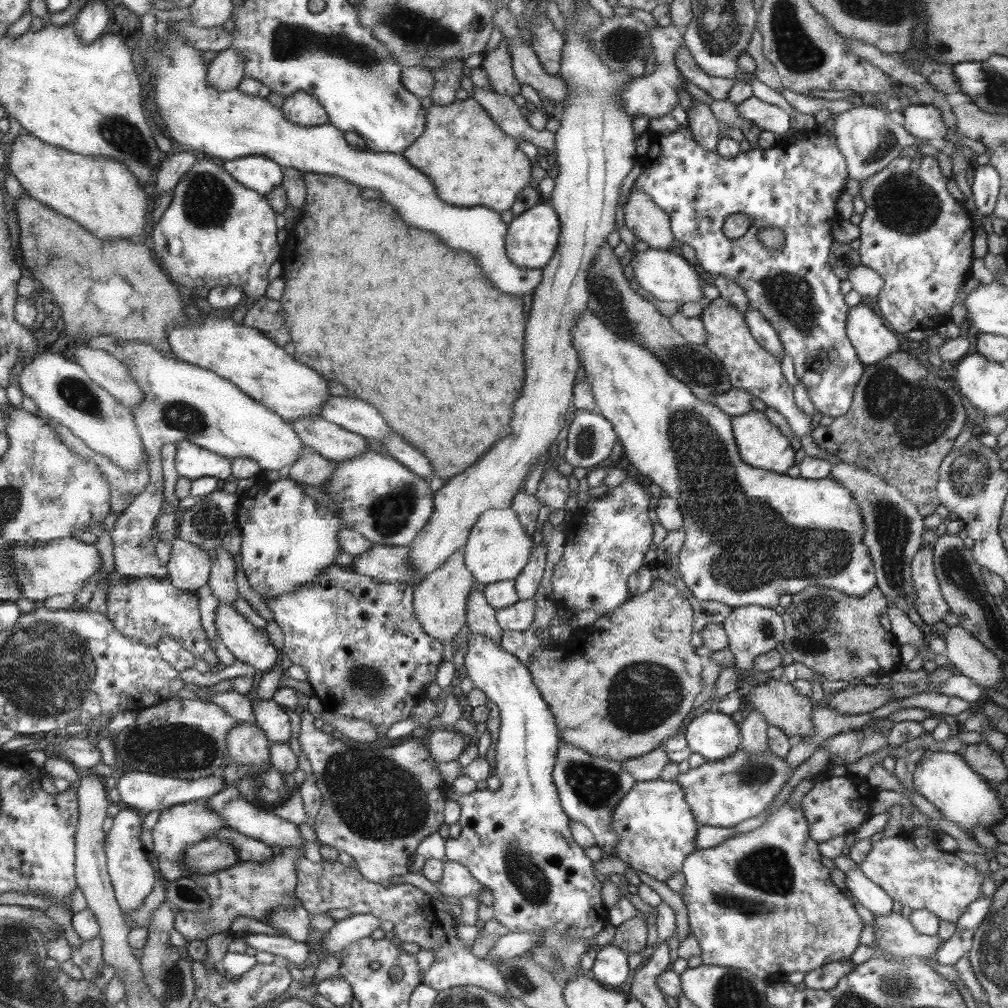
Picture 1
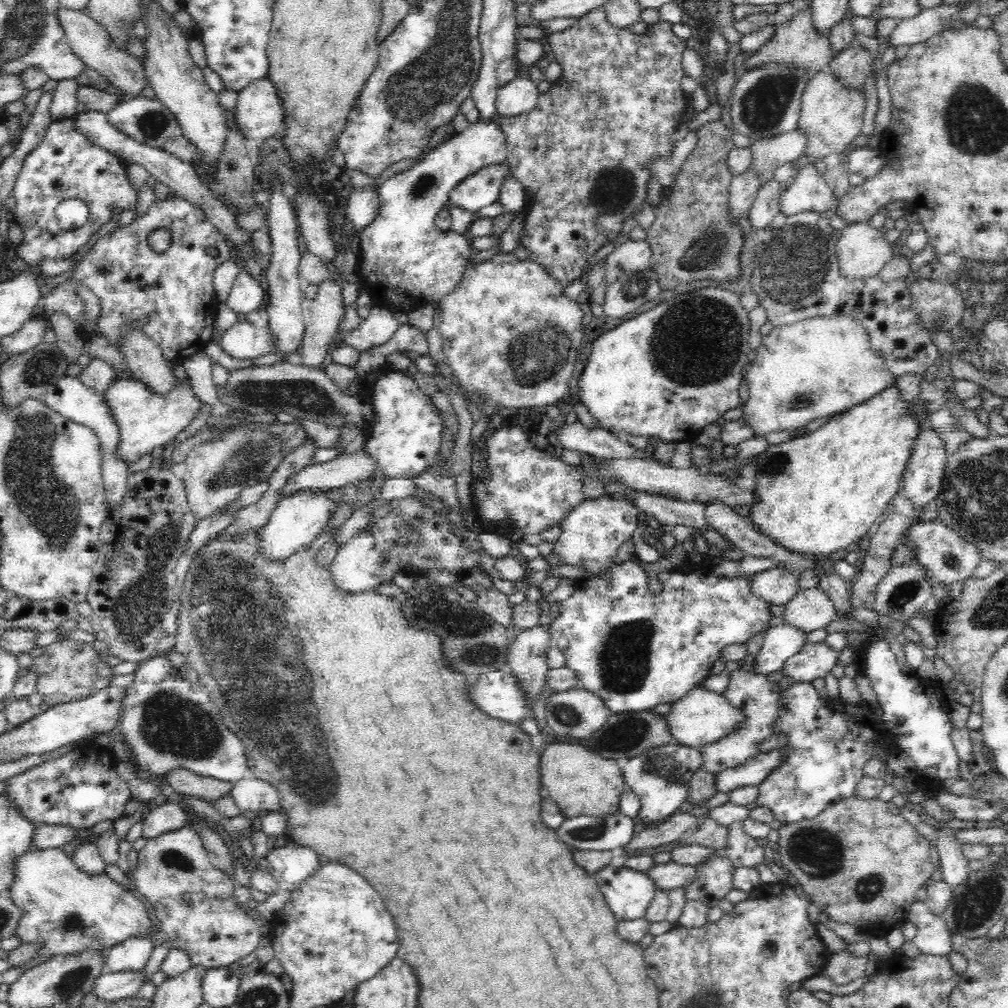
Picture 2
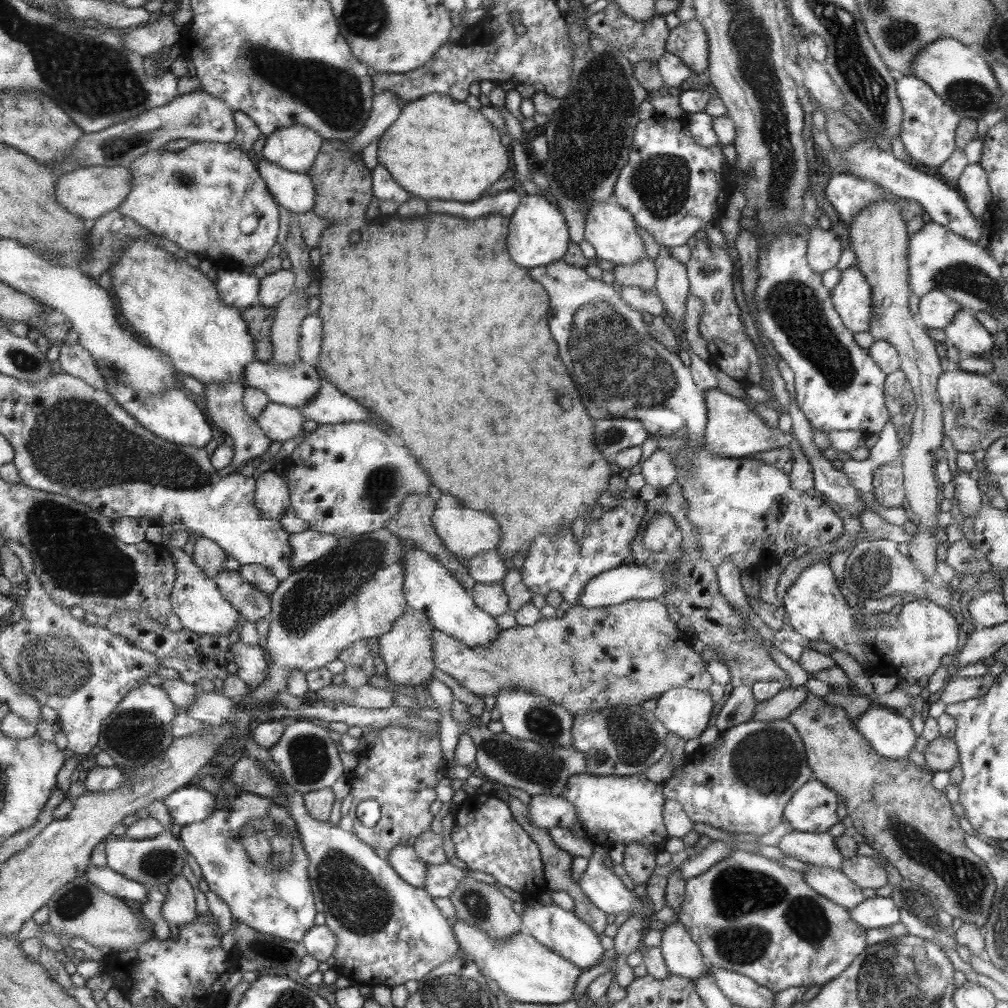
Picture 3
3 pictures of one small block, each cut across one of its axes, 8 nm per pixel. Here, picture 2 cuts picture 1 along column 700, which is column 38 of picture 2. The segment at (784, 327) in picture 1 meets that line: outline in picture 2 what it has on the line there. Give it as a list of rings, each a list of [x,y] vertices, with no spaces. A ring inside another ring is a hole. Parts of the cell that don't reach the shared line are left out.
[[[71,118],[52,121],[42,142],[26,157],[11,196],[16,200],[14,222],[22,228],[22,242],[15,248],[16,256],[32,268],[40,266],[43,258],[71,258],[92,234],[100,230],[100,226],[108,223],[112,216],[110,208],[136,208],[137,193],[128,182],[124,168],[126,164],[114,153],[92,143],[76,130]],[[74,197],[86,203],[89,217],[84,226],[64,230],[56,220],[55,208],[63,200]]]

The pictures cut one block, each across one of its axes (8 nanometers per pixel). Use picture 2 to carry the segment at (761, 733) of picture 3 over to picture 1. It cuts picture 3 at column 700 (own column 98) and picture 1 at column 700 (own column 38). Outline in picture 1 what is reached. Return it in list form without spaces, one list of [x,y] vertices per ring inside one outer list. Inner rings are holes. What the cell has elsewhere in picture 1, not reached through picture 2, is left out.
[[[740,747],[730,757],[719,761],[705,760],[695,769],[679,773],[674,780],[683,787],[688,806],[699,825],[733,828],[769,808],[768,804],[788,782],[790,769],[786,758],[780,758],[770,750],[752,754]]]

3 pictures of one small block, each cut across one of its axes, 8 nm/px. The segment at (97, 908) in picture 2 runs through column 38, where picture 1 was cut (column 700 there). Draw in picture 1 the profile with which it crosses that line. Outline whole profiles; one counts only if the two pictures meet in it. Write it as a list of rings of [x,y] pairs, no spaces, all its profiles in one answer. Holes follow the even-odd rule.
[[[785,802],[778,810],[770,814],[765,823],[747,833],[740,833],[728,838],[726,842],[718,844],[715,848],[698,849],[683,863],[683,874],[686,886],[682,890],[682,900],[688,907],[688,921],[690,921],[691,931],[700,943],[701,958],[708,966],[731,966],[748,970],[756,979],[764,980],[766,984],[785,981],[792,972],[803,972],[804,975],[812,970],[820,969],[824,965],[832,962],[851,962],[851,956],[859,948],[860,932],[864,928],[860,916],[856,914],[852,902],[844,898],[838,890],[838,886],[832,884],[830,880],[830,869],[822,866],[818,852],[818,844],[811,838],[809,823],[800,809],[792,809]]]

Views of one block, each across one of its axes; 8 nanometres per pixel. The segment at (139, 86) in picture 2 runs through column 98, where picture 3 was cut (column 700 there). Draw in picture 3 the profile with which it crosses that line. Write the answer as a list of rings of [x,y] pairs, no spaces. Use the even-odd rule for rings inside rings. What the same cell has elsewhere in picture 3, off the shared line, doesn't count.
[[[696,18],[671,29],[666,49],[681,58],[692,73],[706,72],[709,65],[708,41],[704,27]]]

